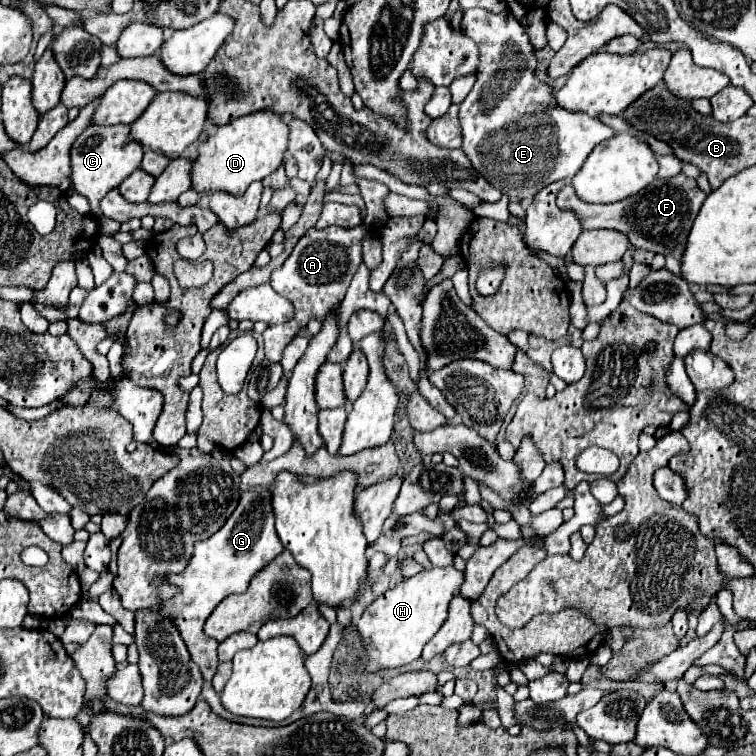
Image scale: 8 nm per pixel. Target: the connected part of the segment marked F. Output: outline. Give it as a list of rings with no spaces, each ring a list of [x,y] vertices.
[[[678,174],[674,178],[656,178],[646,190],[640,190],[638,194],[614,202],[614,204],[588,204],[582,202],[576,194],[572,184],[566,184],[564,190],[558,194],[558,208],[560,210],[574,210],[582,222],[582,230],[616,230],[620,234],[626,234],[632,246],[654,250],[664,256],[682,258],[684,246],[686,246],[686,234],[690,232],[690,226],[704,202],[706,194],[698,188],[696,180]]]

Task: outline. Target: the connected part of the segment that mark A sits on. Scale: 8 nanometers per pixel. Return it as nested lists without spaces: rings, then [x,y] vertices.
[[[364,226],[356,228],[310,228],[294,246],[292,254],[284,262],[282,268],[276,268],[270,278],[270,286],[284,298],[288,298],[294,304],[294,318],[282,326],[268,328],[264,336],[264,348],[266,358],[270,362],[280,362],[284,348],[298,336],[300,330],[308,326],[308,322],[324,320],[328,312],[338,306],[350,286],[350,280],[362,262],[362,238],[364,238]]]

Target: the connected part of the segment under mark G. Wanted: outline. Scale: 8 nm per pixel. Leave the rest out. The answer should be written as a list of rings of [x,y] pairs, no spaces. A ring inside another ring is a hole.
[[[268,488],[248,490],[242,494],[234,514],[226,520],[226,524],[208,540],[194,544],[194,554],[188,566],[180,574],[158,574],[154,578],[154,584],[158,586],[164,580],[172,580],[172,584],[178,586],[180,592],[170,600],[162,600],[158,608],[160,614],[170,618],[178,628],[192,660],[198,664],[206,682],[212,680],[218,666],[218,658],[216,658],[218,642],[214,638],[208,638],[202,630],[206,618],[226,596],[246,592],[252,576],[260,568],[264,568],[266,562],[274,560],[280,552],[282,552],[282,544],[274,528],[270,490]]]

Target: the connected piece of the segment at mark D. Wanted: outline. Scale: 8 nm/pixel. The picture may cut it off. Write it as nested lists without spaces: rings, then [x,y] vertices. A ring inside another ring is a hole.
[[[272,110],[242,116],[234,122],[218,126],[204,144],[198,146],[198,156],[190,170],[192,188],[196,192],[226,192],[240,196],[254,180],[270,176],[284,160],[288,146],[288,126]]]

